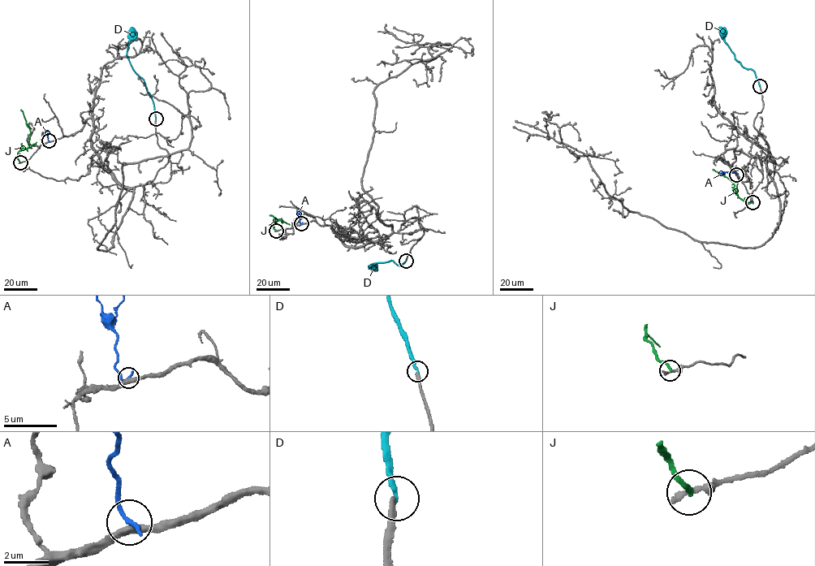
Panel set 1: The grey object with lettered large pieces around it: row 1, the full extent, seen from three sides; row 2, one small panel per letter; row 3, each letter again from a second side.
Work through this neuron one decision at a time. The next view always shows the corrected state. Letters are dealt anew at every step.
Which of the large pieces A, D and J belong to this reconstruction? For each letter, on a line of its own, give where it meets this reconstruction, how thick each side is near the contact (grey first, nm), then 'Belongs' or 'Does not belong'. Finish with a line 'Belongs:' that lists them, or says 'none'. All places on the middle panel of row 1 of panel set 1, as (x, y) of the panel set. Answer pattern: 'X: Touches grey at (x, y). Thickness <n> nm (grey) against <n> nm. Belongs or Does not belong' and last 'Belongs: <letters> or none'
A: Touches grey at (301, 223). Thickness 340 nm (grey) against 240 nm. Does not belong
D: Touches grey at (406, 261). Thickness 280 nm (grey) against 200 nm. Belongs
J: Touches grey at (276, 231). Thickness 320 nm (grey) against 240 nm. Does not belong
Belongs: D

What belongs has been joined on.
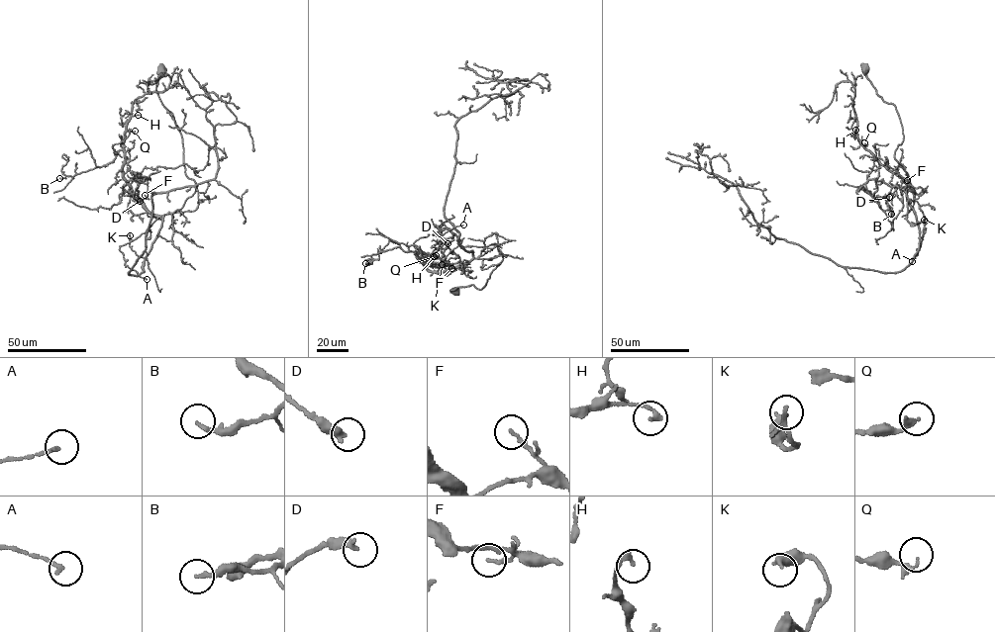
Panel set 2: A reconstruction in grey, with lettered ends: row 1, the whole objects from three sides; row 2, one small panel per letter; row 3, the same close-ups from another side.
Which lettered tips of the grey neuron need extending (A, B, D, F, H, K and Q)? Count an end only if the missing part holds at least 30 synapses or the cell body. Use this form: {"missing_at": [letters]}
{"missing_at": []}

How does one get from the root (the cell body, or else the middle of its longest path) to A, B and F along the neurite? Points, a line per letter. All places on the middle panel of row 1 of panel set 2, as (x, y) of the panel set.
A: (455, 291), (481, 289), (503, 258), (476, 258), (465, 250), (455, 227), (463, 225)
B: (455, 291), (481, 289), (501, 254), (438, 273), (398, 247), (365, 263)
F: (455, 291), (451, 290), (471, 284), (481, 289), (503, 256), (491, 259), (473, 258), (451, 268)

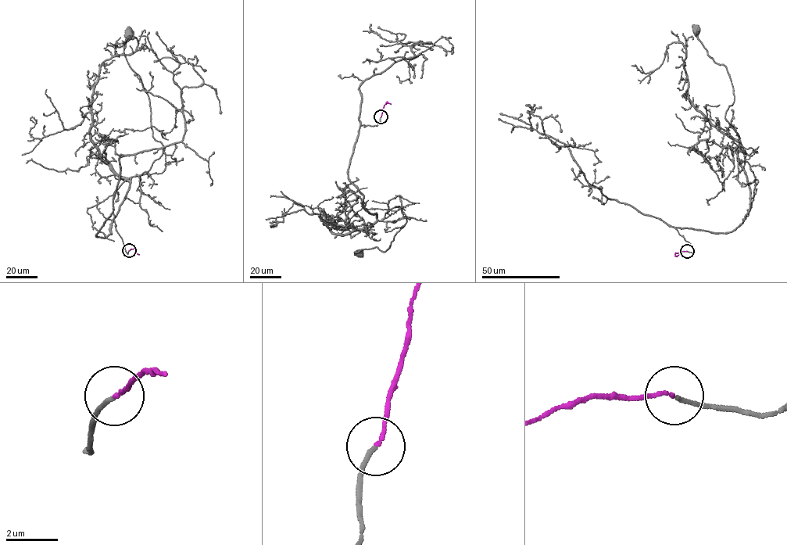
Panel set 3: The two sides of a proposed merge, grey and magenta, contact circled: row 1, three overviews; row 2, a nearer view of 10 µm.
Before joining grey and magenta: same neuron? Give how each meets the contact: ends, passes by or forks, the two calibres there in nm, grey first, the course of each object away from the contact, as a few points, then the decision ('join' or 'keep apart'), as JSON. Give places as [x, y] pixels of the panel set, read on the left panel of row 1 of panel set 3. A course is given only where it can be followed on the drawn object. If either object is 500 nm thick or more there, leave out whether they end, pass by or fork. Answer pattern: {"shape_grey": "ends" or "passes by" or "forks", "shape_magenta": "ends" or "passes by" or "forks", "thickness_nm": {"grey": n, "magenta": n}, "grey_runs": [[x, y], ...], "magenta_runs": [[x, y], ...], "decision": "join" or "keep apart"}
{"shape_grey": "ends", "shape_magenta": "ends", "thickness_nm": {"grey": 150, "magenta": 120}, "grey_runs": [[129, 250], [112, 213], [96, 234], [111, 234], [130, 178], [164, 148], [123, 53], [130, 36]], "magenta_runs": [[129, 250], [134, 249], [139, 254]], "decision": "join"}

